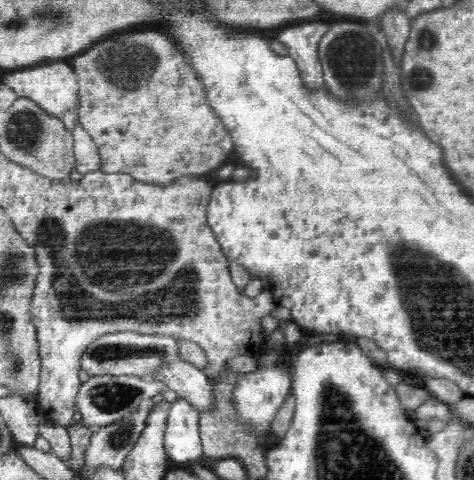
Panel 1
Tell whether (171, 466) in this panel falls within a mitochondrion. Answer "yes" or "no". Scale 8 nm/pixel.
no

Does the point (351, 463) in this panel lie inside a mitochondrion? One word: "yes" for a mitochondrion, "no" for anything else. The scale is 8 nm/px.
yes

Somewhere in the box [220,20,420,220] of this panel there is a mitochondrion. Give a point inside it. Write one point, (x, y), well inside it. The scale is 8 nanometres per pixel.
(353, 60)

